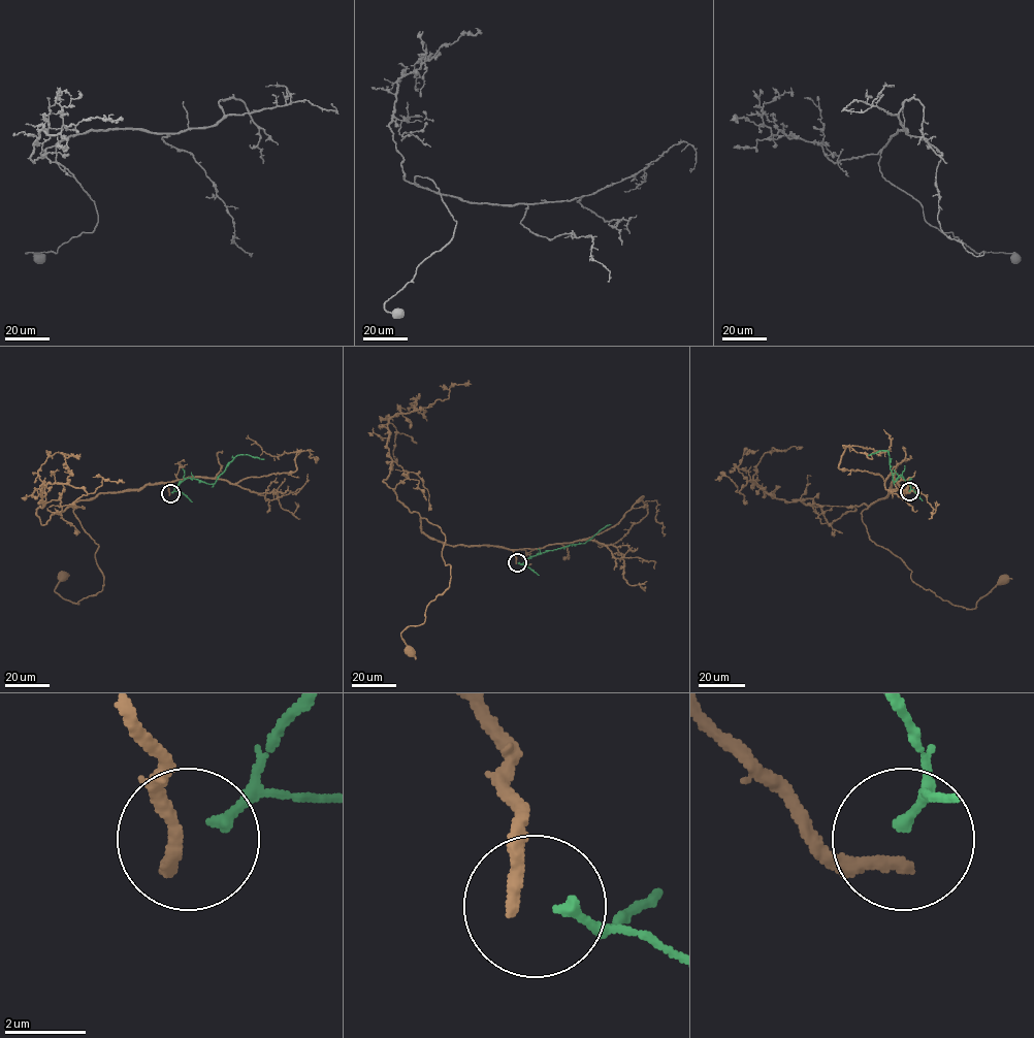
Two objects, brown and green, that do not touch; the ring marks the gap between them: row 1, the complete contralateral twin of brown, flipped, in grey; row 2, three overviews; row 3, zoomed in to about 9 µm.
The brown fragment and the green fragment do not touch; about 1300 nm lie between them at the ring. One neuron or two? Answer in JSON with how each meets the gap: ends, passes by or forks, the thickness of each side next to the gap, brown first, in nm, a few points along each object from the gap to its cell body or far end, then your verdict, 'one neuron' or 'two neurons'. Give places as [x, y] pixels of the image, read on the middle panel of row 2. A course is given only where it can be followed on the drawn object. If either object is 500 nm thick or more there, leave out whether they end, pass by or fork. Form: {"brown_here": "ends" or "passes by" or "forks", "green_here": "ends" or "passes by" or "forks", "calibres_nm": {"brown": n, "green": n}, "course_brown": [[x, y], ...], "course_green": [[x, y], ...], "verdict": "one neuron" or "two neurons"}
{"brown_here": "ends", "green_here": "ends", "calibres_nm": {"brown": 340, "green": 280}, "course_brown": [[516, 562], [510, 549], [429, 539], [420, 519], [445, 537], [451, 577], [424, 621], [400, 634], [409, 652]], "course_green": [[518, 562], [522, 563], [528, 558], [550, 550], [584, 543], [610, 524]], "verdict": "two neurons"}

